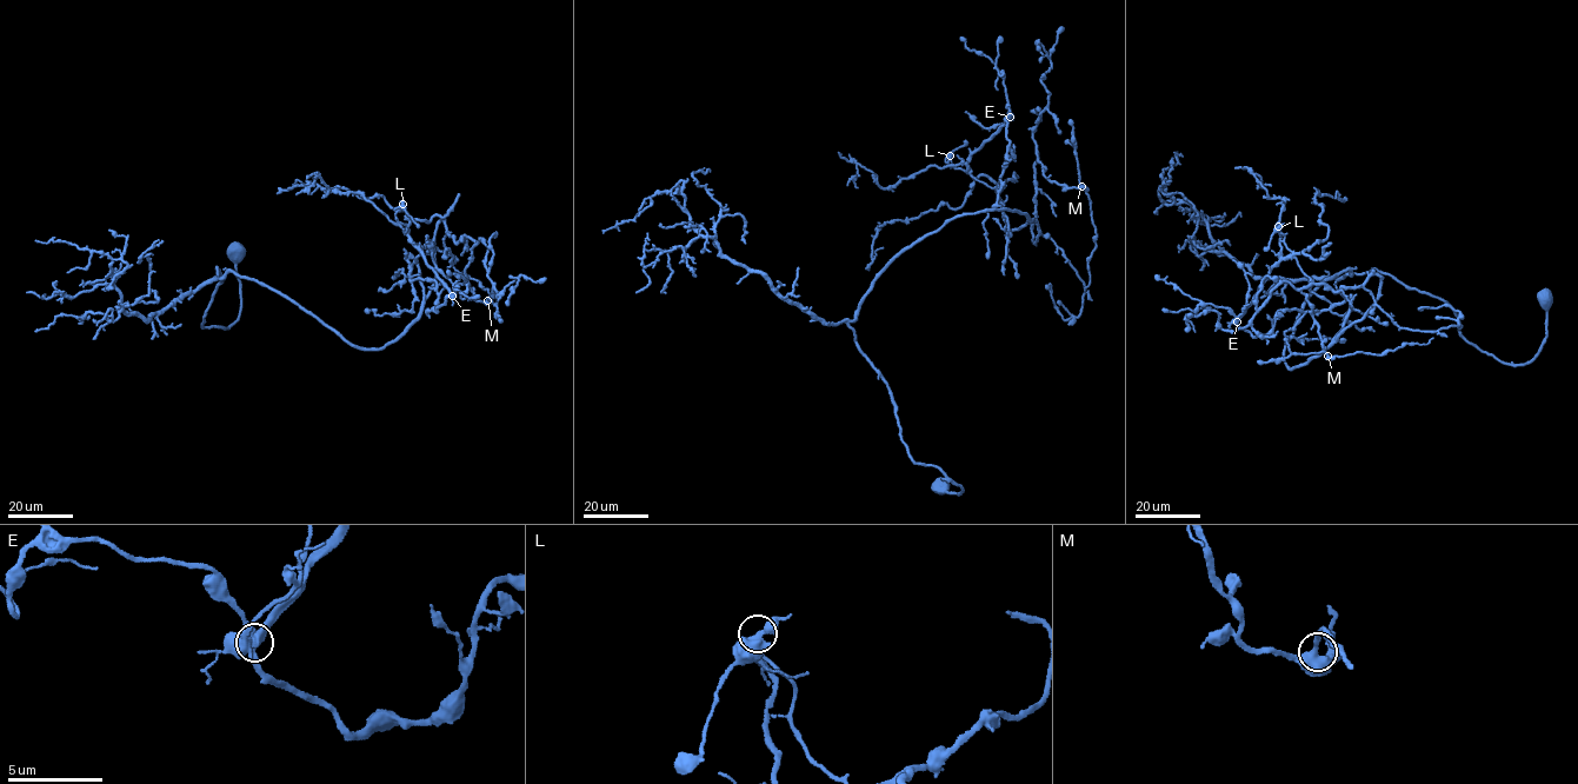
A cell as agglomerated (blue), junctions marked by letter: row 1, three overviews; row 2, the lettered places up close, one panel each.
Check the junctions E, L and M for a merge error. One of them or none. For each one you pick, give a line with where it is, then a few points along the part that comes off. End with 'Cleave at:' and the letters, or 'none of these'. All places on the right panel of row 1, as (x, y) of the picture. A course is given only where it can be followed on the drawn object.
E: Place: (1237, 321). Course of the part to remove: (1237, 321), (1272, 267), (1325, 240), (1316, 194), (1339, 199), (1337, 191), (1335, 198)
Cleave at: E

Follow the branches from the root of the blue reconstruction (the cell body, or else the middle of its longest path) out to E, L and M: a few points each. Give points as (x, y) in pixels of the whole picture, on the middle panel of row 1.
E: (940, 487), (963, 491), (913, 460), (847, 323), (957, 216), (1025, 225), (998, 196), (1010, 117)
L: (940, 487), (963, 491), (913, 460), (847, 323), (957, 216), (1027, 221), (1006, 231), (950, 155)
M: (940, 487), (963, 491), (913, 460), (847, 323), (957, 216), (1017, 210), (1034, 243), (1037, 153), (1082, 186)

